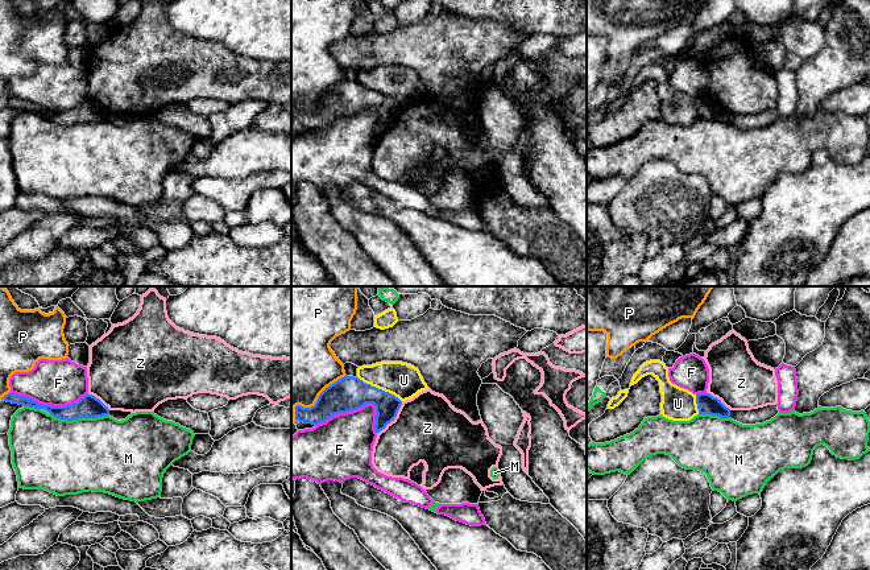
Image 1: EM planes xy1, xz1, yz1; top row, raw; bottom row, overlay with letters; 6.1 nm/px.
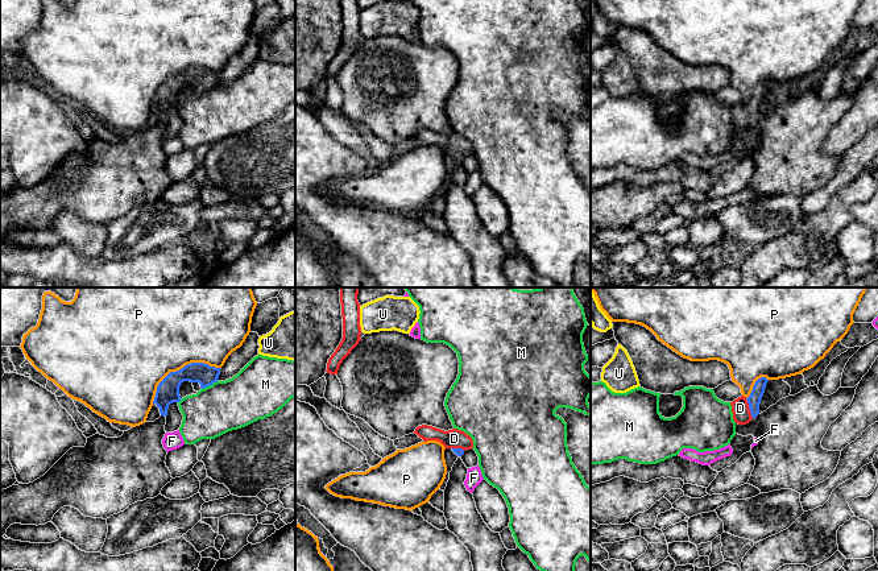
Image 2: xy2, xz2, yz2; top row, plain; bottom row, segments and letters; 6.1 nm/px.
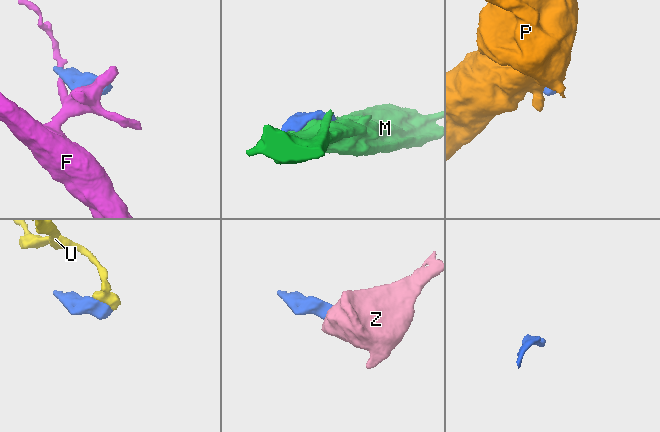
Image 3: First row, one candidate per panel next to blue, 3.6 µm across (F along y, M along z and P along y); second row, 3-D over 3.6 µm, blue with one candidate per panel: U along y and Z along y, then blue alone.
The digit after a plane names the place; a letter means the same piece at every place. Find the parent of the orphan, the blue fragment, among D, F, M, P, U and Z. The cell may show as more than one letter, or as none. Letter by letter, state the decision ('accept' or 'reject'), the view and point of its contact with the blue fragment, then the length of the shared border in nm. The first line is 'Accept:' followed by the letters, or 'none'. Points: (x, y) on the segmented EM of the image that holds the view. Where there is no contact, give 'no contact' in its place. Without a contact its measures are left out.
Accept: D
D: accept; meets blue in yz2 at (749, 408); contact 130 nm long
F: reject; meets blue in xz1 at (346, 412); contact 400 nm long
M: reject; meets blue in xy1 at (79, 417); contact 360 nm long
P: reject; meets blue in xy2 at (179, 369); contact 480 nm long
U: reject; meets blue in xz1 at (380, 389); contact 320 nm long
Z: reject; meets blue in xz1 at (393, 418); contact 260 nm long

